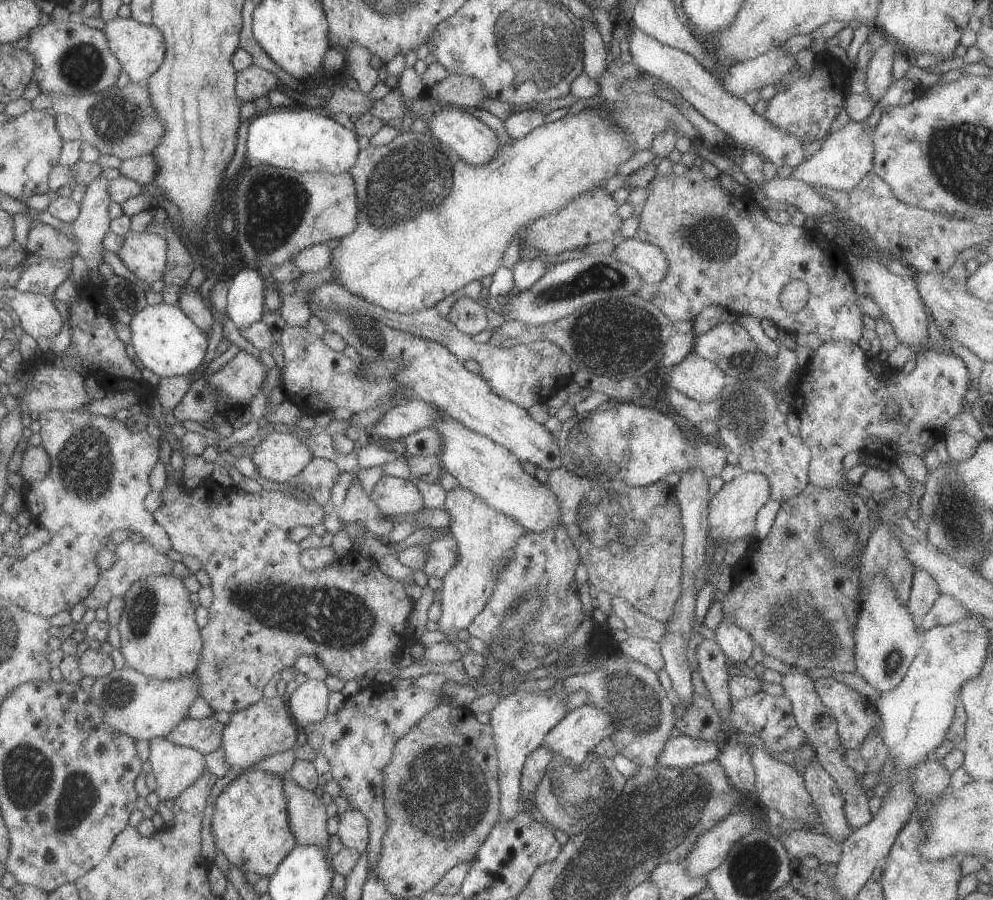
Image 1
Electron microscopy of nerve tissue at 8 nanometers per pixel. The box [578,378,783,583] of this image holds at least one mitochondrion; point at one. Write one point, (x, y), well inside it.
(745, 414)

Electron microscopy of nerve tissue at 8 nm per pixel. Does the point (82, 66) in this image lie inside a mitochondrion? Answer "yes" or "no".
yes

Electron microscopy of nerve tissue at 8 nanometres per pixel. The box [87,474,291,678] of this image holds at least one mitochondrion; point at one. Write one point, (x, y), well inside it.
(144, 611)

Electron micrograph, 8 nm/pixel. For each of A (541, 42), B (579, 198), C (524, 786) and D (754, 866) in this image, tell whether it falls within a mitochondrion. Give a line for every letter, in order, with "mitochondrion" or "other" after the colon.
A: mitochondrion
B: other
C: other
D: mitochondrion

